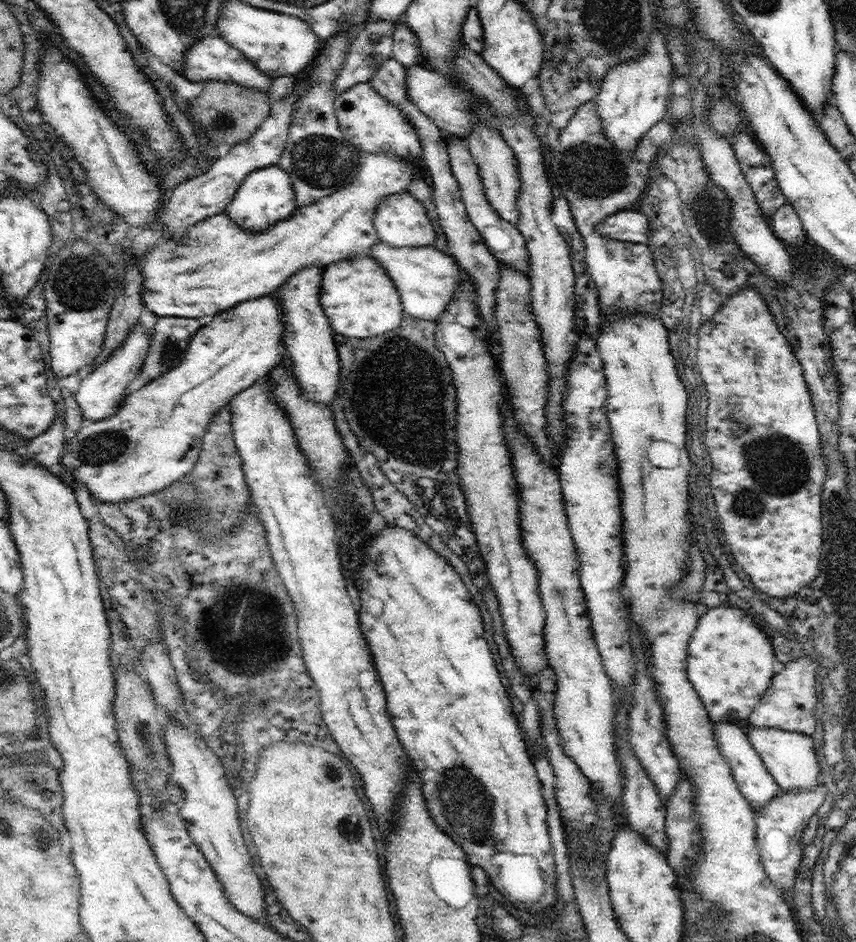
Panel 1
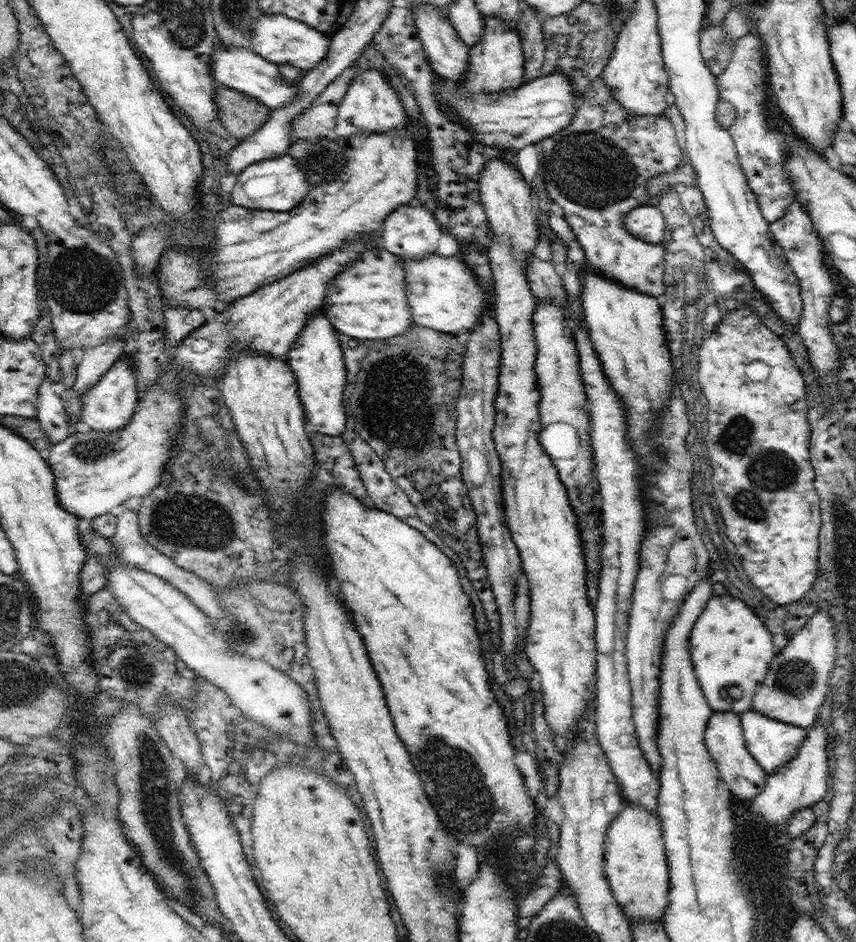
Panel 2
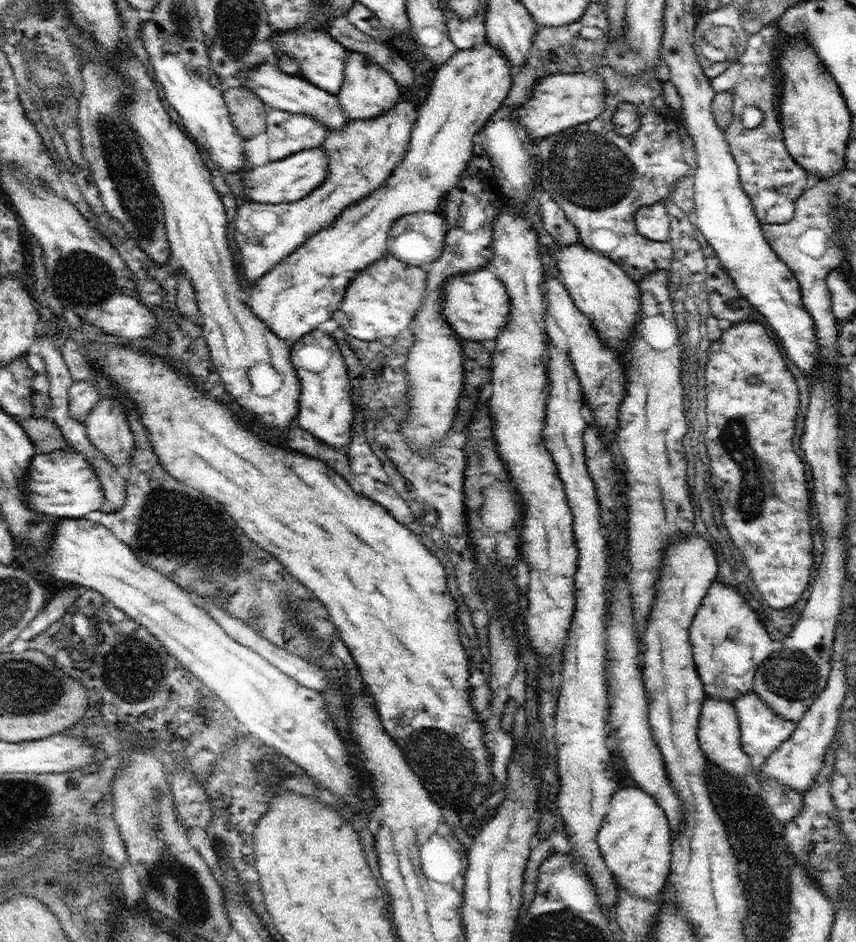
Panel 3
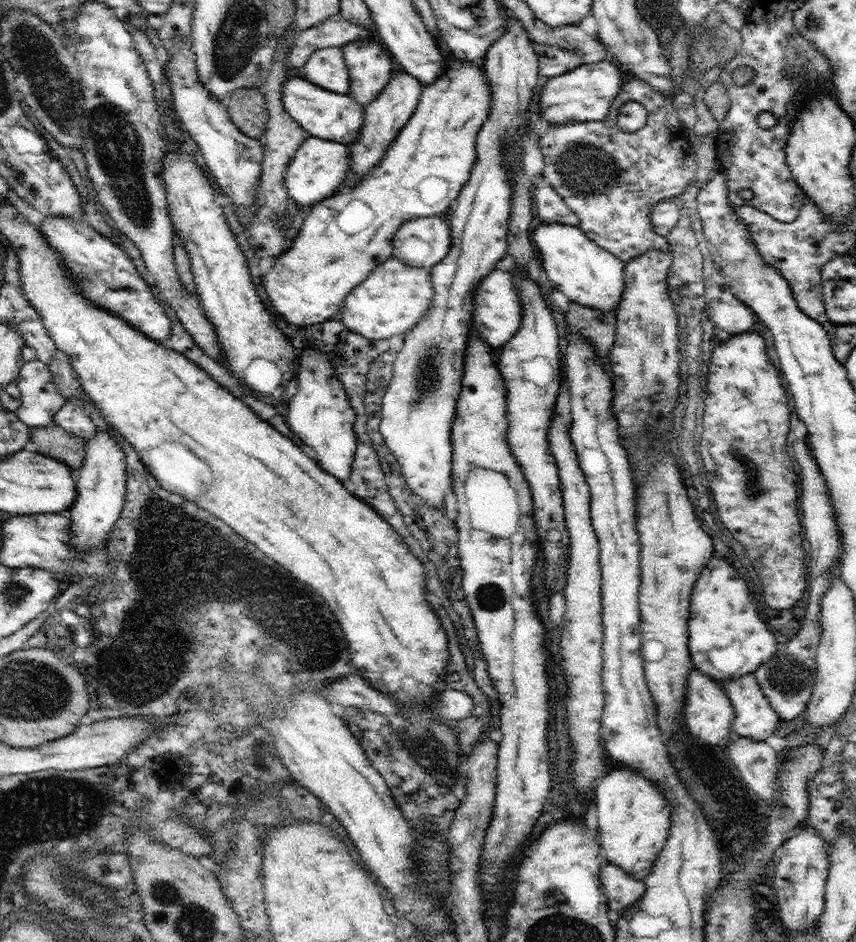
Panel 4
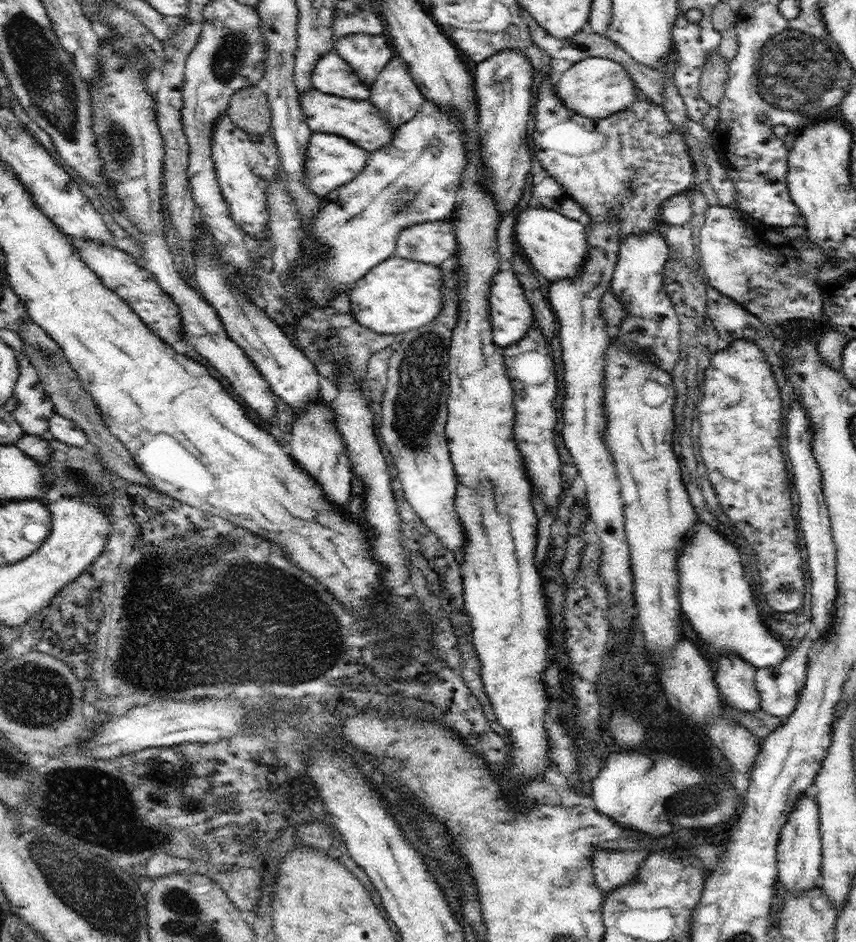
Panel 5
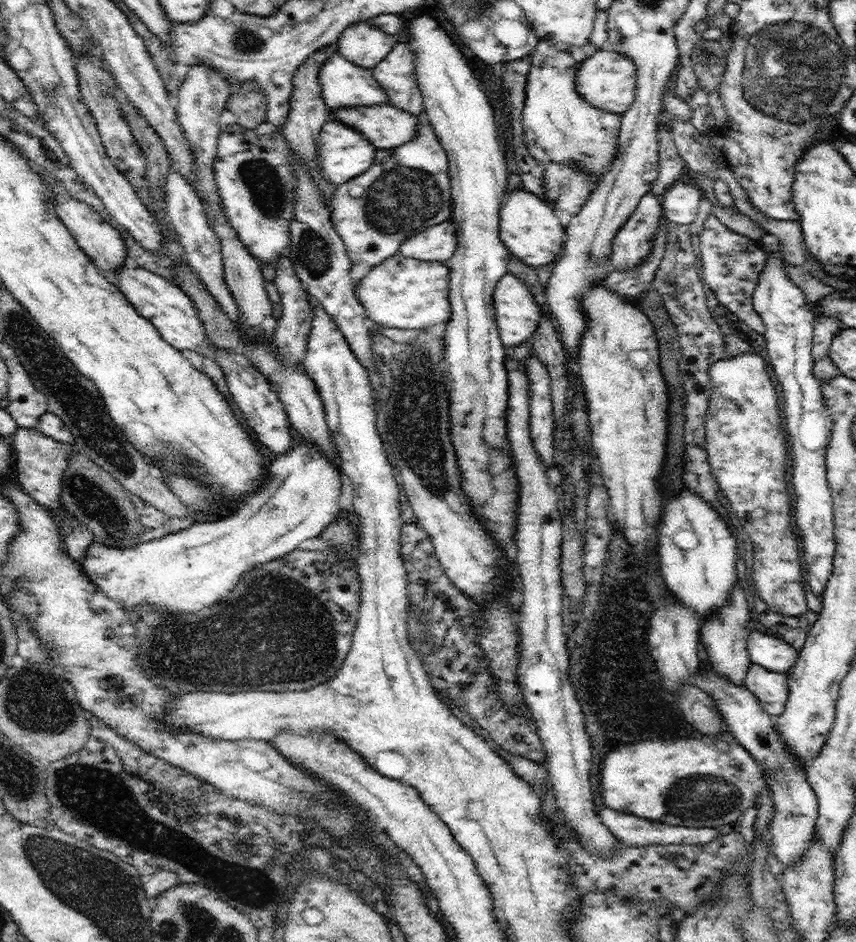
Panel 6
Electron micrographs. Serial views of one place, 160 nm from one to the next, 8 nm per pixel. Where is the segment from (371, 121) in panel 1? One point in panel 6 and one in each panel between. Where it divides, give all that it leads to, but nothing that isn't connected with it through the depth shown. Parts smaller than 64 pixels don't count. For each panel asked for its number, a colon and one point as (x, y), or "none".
2: (370, 104)
3: (367, 91)
4: (370, 66)
5: (368, 54)
6: (363, 43)

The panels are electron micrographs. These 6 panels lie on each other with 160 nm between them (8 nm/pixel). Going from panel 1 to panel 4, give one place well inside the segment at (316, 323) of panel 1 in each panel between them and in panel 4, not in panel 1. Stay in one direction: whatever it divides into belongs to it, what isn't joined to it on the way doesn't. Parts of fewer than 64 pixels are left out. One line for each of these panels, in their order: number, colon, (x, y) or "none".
2: (316, 358)
3: (326, 411)
4: (319, 412)

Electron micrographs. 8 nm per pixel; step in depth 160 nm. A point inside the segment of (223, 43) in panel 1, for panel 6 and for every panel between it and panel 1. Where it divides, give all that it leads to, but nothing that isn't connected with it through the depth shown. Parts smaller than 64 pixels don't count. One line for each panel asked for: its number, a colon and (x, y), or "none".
2: (243, 69)
3: (278, 90)
4: (329, 115)
5: (358, 120)
6: (385, 126)

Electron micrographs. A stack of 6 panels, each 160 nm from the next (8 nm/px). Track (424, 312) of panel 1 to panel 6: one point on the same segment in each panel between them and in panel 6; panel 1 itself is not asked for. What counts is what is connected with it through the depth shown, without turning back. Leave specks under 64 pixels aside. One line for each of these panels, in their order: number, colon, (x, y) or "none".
2: (444, 295)
3: (476, 305)
4: (497, 316)
5: (511, 316)
6: (517, 312)

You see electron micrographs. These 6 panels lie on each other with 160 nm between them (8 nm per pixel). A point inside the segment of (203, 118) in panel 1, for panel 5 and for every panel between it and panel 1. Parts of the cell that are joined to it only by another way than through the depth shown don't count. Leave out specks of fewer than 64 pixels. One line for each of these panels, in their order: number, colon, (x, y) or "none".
2: (240, 114)
3: (247, 111)
4: (247, 108)
5: (248, 108)

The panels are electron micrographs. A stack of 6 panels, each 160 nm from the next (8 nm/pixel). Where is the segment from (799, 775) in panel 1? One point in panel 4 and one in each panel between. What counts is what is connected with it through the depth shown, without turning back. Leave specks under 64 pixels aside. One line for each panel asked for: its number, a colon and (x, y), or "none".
2: (773, 743)
3: (762, 730)
4: (754, 716)

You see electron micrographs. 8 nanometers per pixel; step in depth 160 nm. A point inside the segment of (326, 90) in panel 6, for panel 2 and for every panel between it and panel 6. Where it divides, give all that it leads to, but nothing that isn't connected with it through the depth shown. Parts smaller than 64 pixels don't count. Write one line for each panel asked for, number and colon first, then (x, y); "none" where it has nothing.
2: (280, 39)
3: (321, 59)
4: (326, 67)
5: (332, 74)

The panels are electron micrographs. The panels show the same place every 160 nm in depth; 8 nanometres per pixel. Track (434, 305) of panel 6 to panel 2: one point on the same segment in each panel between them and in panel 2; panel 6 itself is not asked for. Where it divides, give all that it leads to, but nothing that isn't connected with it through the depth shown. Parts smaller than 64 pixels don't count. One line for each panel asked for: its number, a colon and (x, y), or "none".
2: (368, 300)
3: (383, 299)
4: (396, 296)
5: (399, 296)

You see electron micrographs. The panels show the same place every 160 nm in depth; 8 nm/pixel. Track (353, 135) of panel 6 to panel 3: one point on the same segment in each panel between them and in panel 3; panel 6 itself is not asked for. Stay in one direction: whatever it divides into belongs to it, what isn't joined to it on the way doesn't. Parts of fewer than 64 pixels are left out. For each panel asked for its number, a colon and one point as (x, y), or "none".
3: (288, 180)
4: (317, 168)
5: (331, 161)

